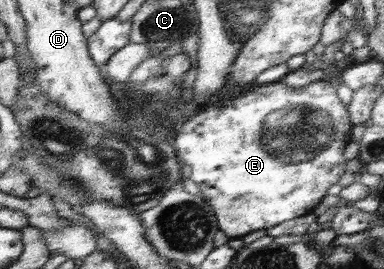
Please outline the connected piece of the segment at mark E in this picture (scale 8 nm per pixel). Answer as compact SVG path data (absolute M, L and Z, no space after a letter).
M328 79L318 80L304 85L304 87L298 87L298 89L292 89L281 81L264 84L262 87L259 85L252 91L241 93L241 96L232 99L232 103L228 103L224 107L212 105L212 107L200 111L198 115L194 115L192 119L182 125L180 132L176 132L171 147L175 149L175 155L192 169L189 179L200 186L202 199L213 208L214 216L217 217L219 231L224 232L229 239L242 239L246 234L262 229L268 230L280 223L313 214L321 200L328 194L330 187L338 184L342 175L346 173L347 163L350 163L350 155L346 155L346 151L350 151L350 142L351 139L354 139L354 122L352 113L349 111L350 103L346 103L346 99L342 99L342 91L338 91L338 88L339 84L332 83Z

